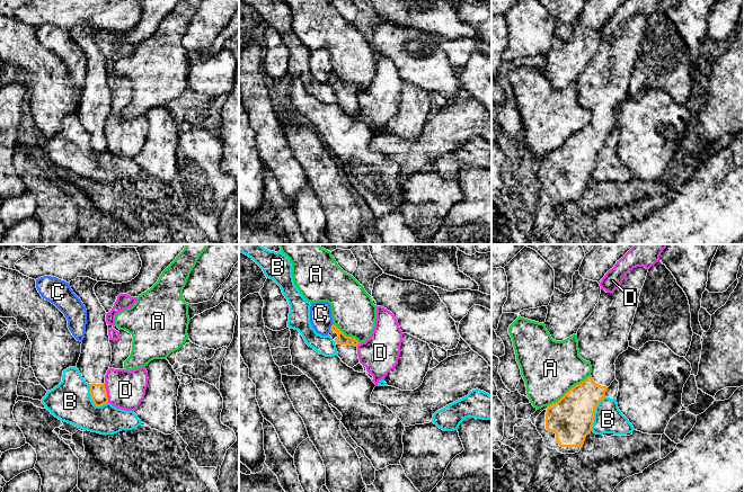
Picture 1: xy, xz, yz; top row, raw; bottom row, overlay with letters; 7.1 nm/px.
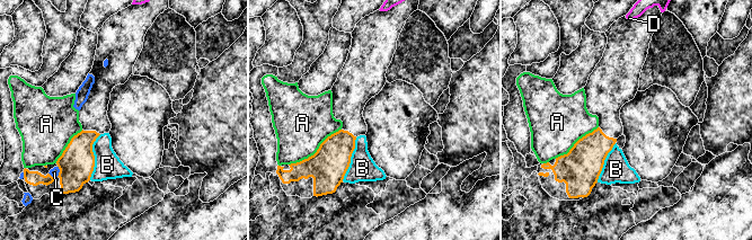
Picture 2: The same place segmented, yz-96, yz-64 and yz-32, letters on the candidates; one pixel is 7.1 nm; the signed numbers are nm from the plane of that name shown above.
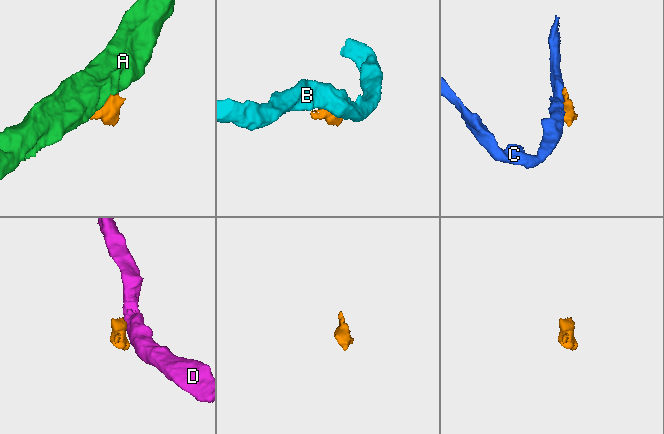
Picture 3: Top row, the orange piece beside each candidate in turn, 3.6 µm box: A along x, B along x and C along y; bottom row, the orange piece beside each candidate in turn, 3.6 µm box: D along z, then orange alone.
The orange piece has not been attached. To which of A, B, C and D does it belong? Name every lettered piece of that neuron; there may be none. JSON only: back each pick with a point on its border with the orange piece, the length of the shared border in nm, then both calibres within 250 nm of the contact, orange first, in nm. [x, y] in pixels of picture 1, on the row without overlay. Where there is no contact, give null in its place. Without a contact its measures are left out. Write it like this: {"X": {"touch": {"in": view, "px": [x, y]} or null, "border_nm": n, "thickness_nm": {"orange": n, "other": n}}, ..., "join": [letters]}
{"join": []}

